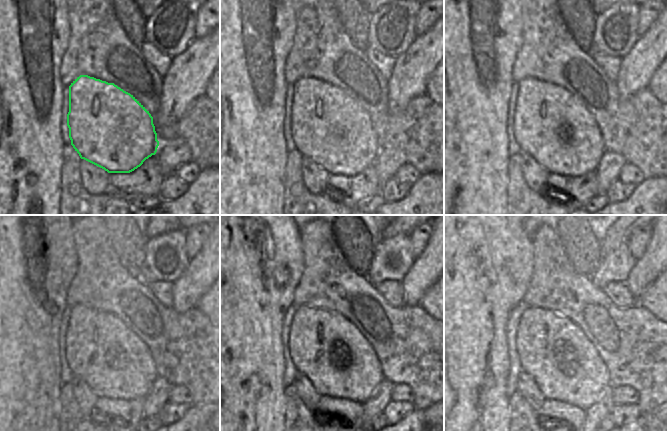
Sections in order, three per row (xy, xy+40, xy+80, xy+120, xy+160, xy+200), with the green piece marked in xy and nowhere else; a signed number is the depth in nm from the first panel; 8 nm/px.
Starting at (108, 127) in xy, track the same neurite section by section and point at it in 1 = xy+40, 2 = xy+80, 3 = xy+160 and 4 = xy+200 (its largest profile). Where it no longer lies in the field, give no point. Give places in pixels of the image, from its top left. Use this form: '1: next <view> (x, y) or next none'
1: next xy+40 (329, 127)
2: next xy+80 (551, 125)
3: next xy+160 (339, 362)
4: next xy+200 (564, 364)

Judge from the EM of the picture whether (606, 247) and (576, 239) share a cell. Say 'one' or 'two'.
two

